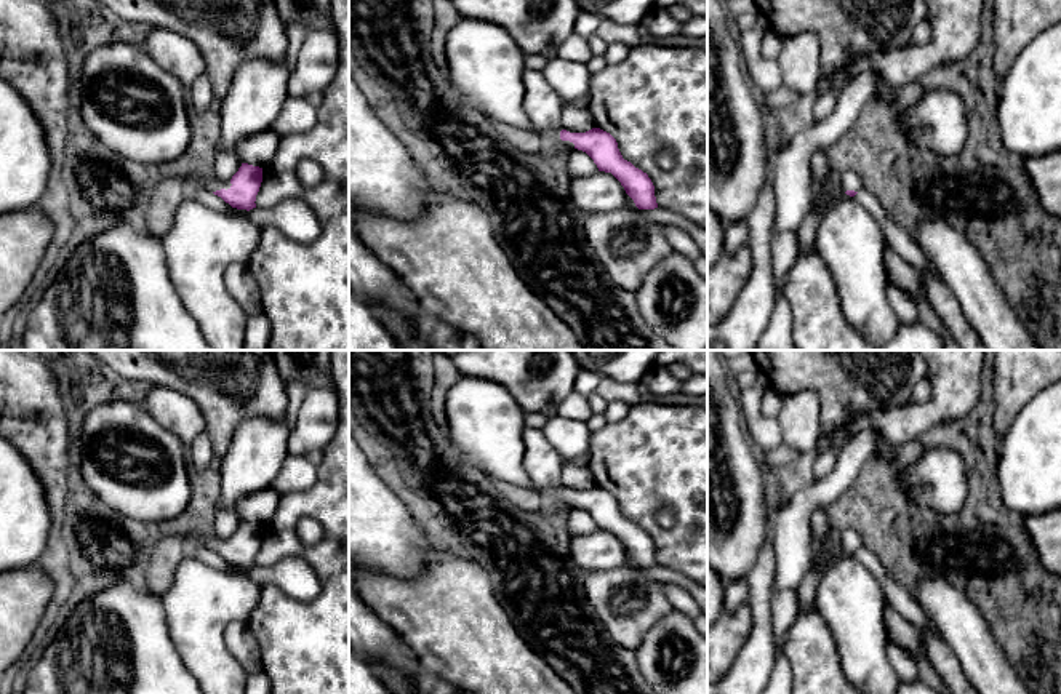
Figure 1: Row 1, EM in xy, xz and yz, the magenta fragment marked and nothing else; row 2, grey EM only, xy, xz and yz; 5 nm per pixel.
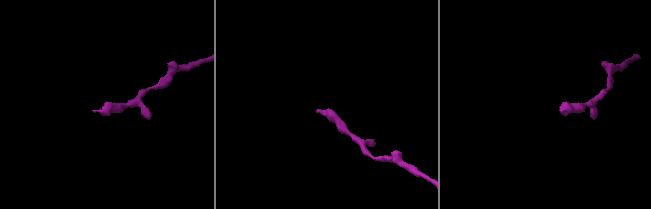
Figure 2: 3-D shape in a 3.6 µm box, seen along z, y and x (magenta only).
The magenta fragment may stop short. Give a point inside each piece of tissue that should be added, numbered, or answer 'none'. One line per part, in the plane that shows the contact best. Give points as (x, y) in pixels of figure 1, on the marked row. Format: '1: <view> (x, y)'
1: xz (485, 66)

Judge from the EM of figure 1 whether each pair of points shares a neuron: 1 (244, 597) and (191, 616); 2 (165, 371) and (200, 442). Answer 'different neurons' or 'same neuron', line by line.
1: same neuron
2: different neurons

